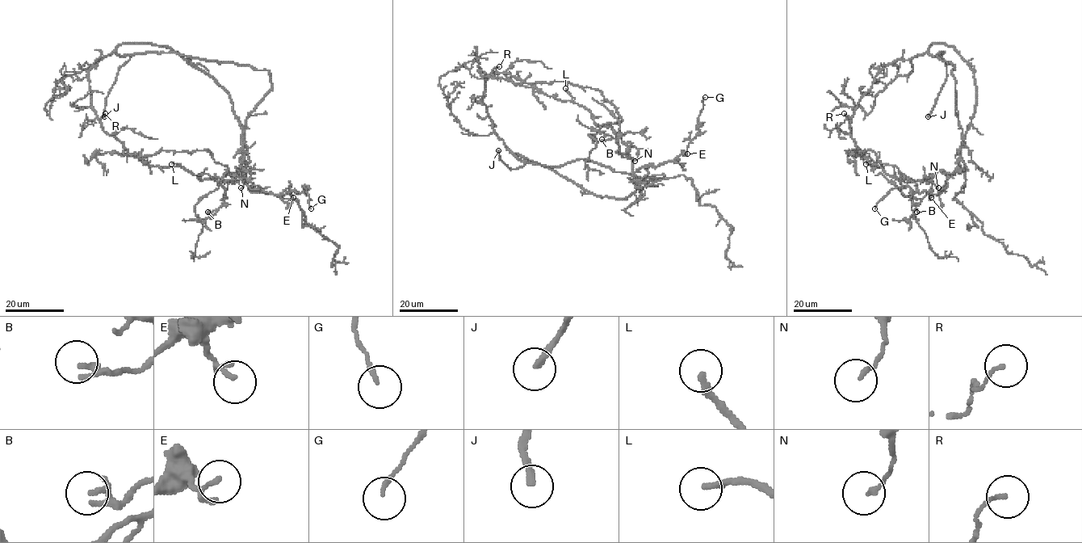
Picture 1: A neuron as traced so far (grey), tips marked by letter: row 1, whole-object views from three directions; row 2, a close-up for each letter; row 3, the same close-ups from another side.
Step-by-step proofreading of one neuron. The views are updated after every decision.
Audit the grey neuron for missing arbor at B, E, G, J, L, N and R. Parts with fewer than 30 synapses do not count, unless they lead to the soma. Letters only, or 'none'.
J, L

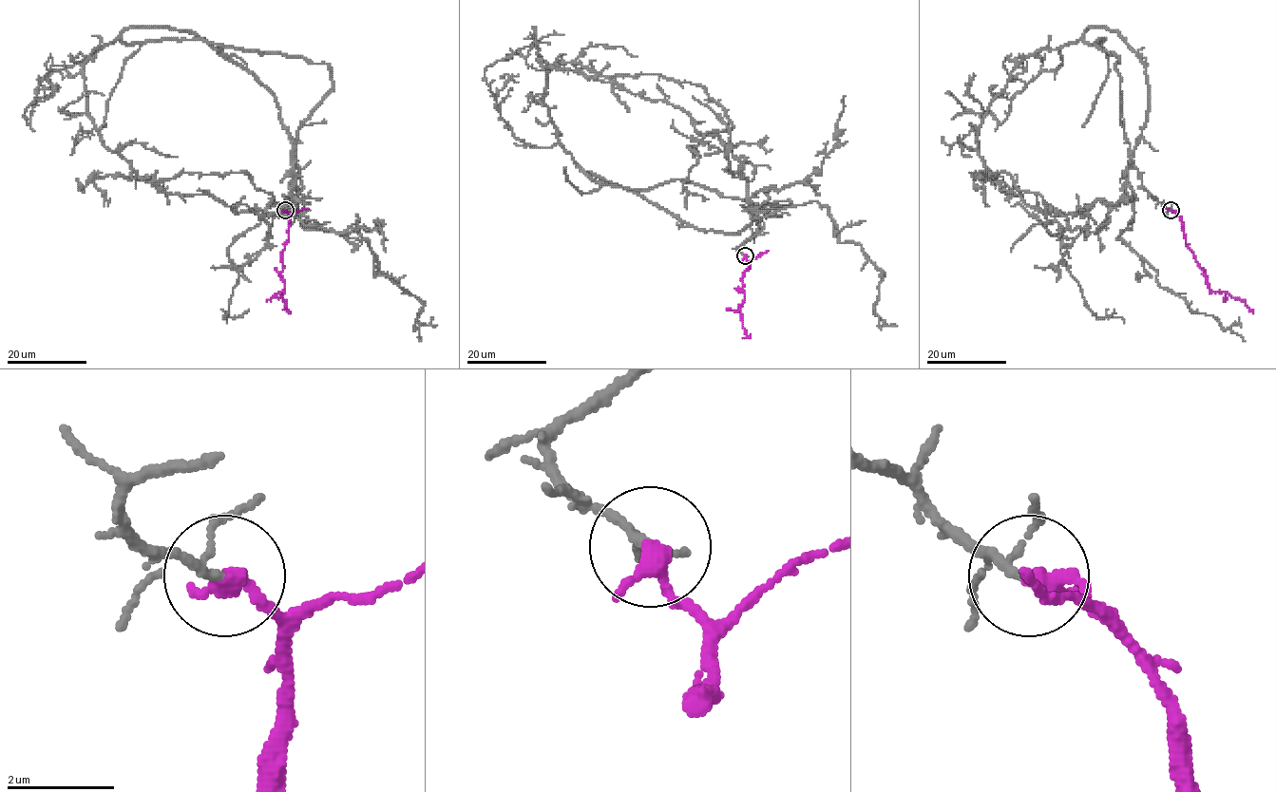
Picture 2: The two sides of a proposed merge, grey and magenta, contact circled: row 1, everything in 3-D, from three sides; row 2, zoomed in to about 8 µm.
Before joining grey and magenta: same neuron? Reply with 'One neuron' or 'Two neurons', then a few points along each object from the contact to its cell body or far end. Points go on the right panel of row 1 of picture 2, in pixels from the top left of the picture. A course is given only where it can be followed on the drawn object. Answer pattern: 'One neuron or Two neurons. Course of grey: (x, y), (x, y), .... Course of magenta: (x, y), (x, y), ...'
One neuron. Course of grey: (1171, 211), (1132, 161), (1115, 204), (1077, 214), (1039, 212), (988, 172), (1040, 196), (1085, 305), (1114, 310). Course of magenta: (1171, 211), (1181, 218), (1187, 246), (1204, 272), (1207, 285), (1212, 291), (1238, 298), (1252, 309)

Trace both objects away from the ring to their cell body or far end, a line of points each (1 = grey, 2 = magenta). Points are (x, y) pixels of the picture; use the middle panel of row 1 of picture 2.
1: (745, 255), (742, 162), (613, 77), (721, 106), (733, 125), (688, 147), (708, 198)
2: (745, 255), (749, 269), (742, 276), (744, 297), (741, 311), (742, 323), (749, 337), (742, 337)

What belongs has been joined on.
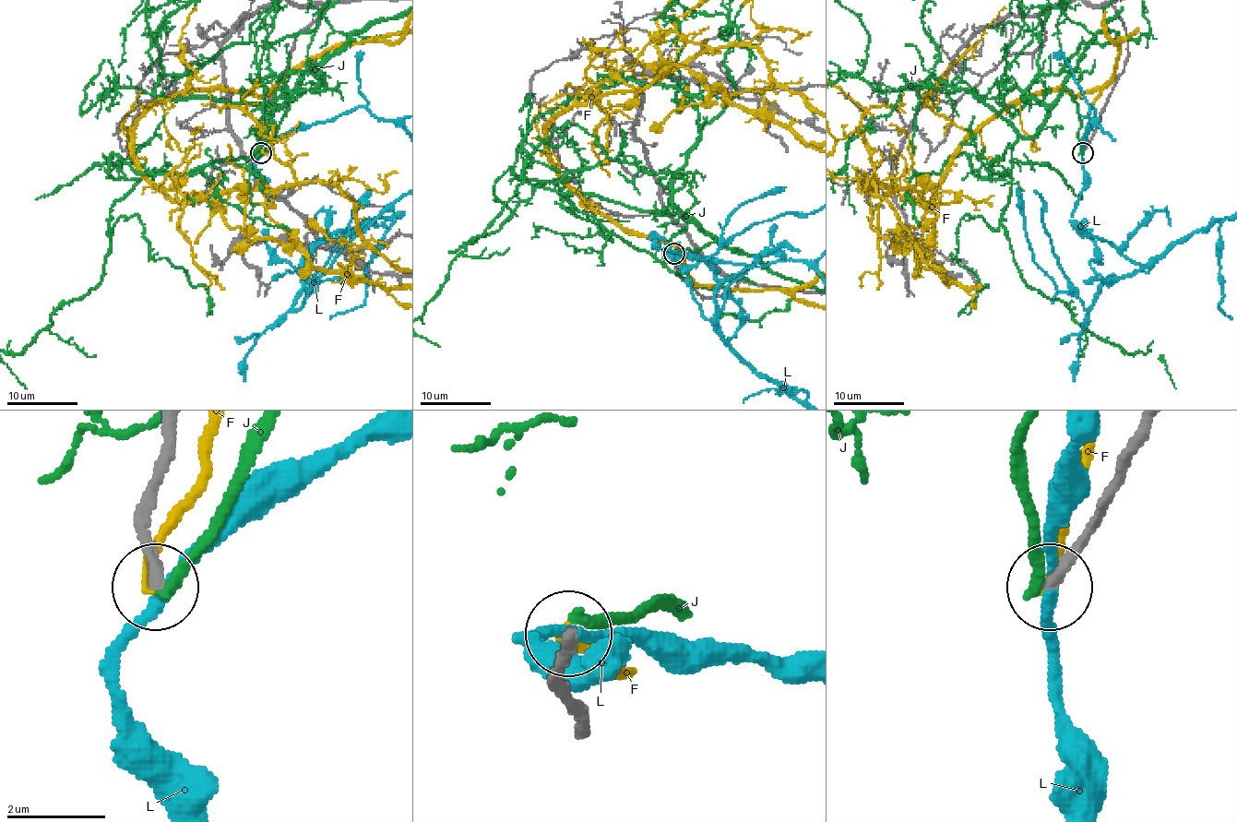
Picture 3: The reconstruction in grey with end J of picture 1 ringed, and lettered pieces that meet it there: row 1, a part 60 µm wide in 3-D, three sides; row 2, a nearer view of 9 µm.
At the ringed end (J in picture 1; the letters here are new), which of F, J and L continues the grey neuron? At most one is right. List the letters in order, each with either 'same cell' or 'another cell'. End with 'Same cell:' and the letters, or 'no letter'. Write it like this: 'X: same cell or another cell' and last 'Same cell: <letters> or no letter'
F: another cell
J: another cell
L: another cell
Same cell: no letter

